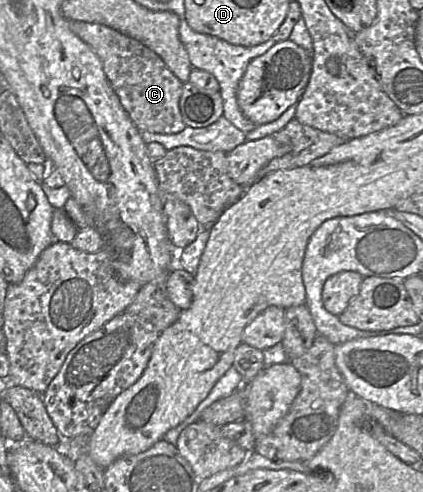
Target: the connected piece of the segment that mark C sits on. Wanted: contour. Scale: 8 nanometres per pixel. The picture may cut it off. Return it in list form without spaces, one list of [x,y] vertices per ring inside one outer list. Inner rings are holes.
[[[68,19],[68,25],[99,57],[113,90],[139,131],[175,134],[185,129],[179,108],[183,83],[159,55],[141,42],[102,24]]]

